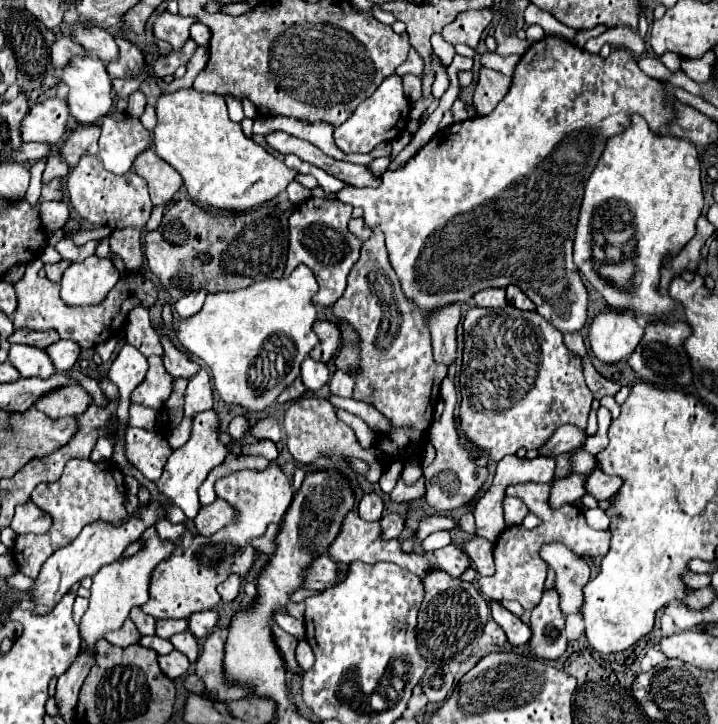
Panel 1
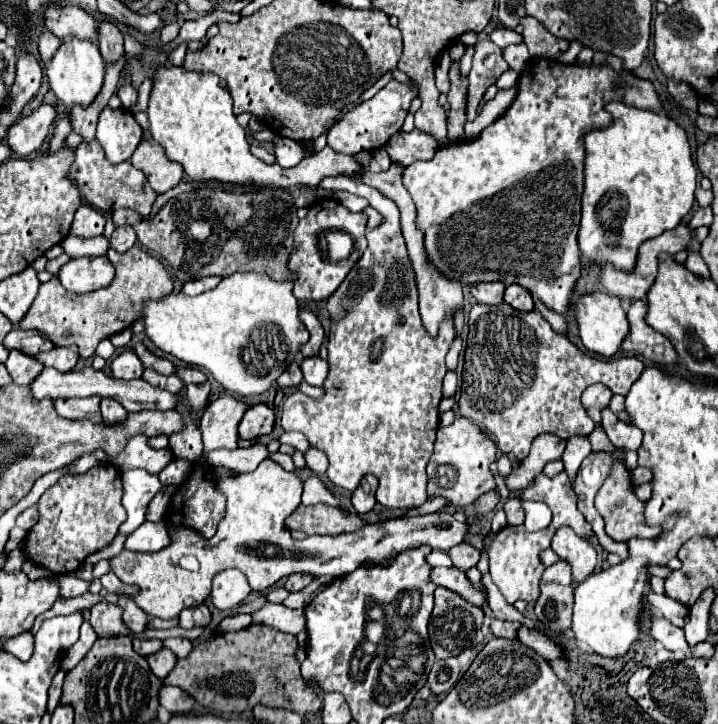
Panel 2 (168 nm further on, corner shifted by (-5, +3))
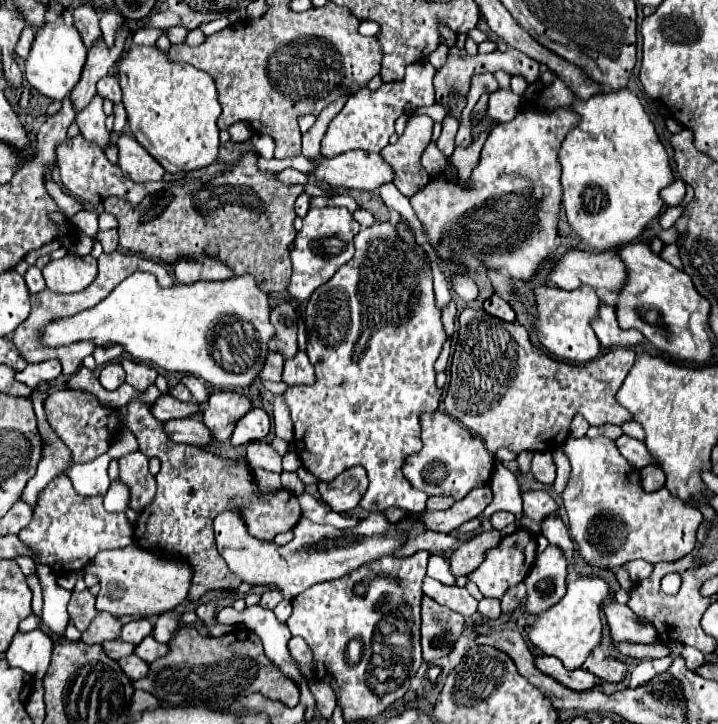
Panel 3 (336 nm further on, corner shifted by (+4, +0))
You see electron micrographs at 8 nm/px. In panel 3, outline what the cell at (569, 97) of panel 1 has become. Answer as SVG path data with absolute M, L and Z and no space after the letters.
M524 104L514 120L498 124L478 158L466 184L458 180L448 180L444 172L430 176L428 184L410 196L410 204L422 222L424 234L432 244L436 258L440 262L454 262L466 272L484 270L508 270L512 280L530 282L540 266L556 256L558 250L558 222L562 214L562 188L560 188L560 144L564 136L576 126L576 116L572 108L556 108L546 112L536 104Z

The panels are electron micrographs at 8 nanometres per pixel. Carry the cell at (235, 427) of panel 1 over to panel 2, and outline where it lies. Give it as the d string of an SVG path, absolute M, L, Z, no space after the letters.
M259 403L247 409L239 423L239 437L241 439L251 439L259 435L269 435L275 425L275 413L271 407Z

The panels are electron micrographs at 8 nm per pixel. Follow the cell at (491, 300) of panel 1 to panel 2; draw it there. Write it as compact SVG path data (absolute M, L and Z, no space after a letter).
M501 281L477 283L471 287L471 295L477 299L477 303L485 303L485 305L503 303L503 291L505 291L505 285Z

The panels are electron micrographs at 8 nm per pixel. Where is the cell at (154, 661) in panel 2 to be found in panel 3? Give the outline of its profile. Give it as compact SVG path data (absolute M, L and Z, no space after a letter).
M134 654L122 658L122 660L120 660L120 666L122 666L122 670L124 670L132 680L140 680L140 676L144 676L144 672L148 672L148 662L146 662L146 660L140 660L140 658L134 656Z

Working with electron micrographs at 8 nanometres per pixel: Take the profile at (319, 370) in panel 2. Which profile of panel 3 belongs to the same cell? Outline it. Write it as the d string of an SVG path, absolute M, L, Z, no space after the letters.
M298 352L292 360L284 362L284 372L282 372L282 380L288 386L294 384L314 384L314 368L306 356L306 352Z

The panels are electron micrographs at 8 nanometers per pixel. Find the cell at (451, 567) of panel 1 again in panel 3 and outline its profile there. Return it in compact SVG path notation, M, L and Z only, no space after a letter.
M486 530L480 534L476 534L474 538L470 538L468 542L462 542L450 556L450 570L452 574L458 576L468 576L470 572L474 572L474 568L482 562L484 552L492 546L496 546L502 538L500 530Z

